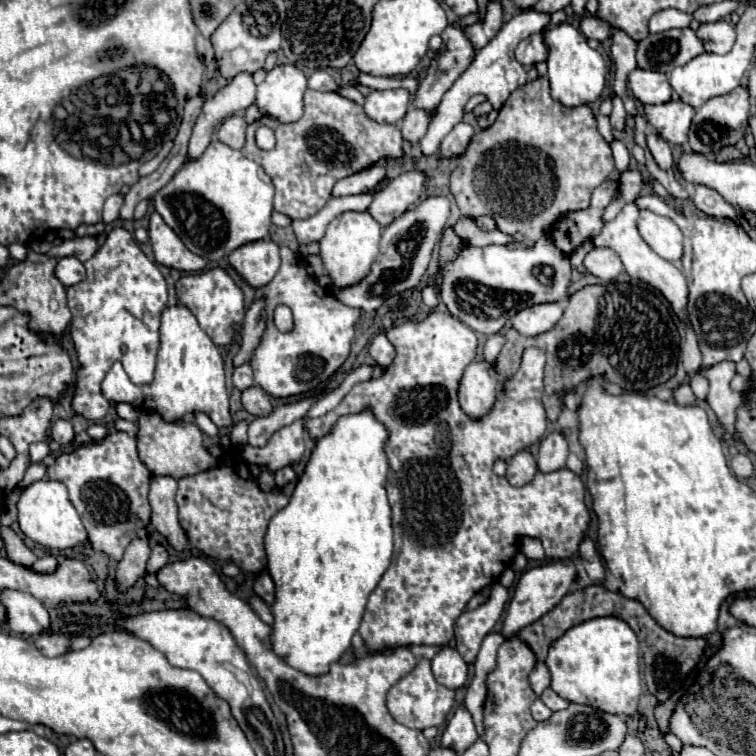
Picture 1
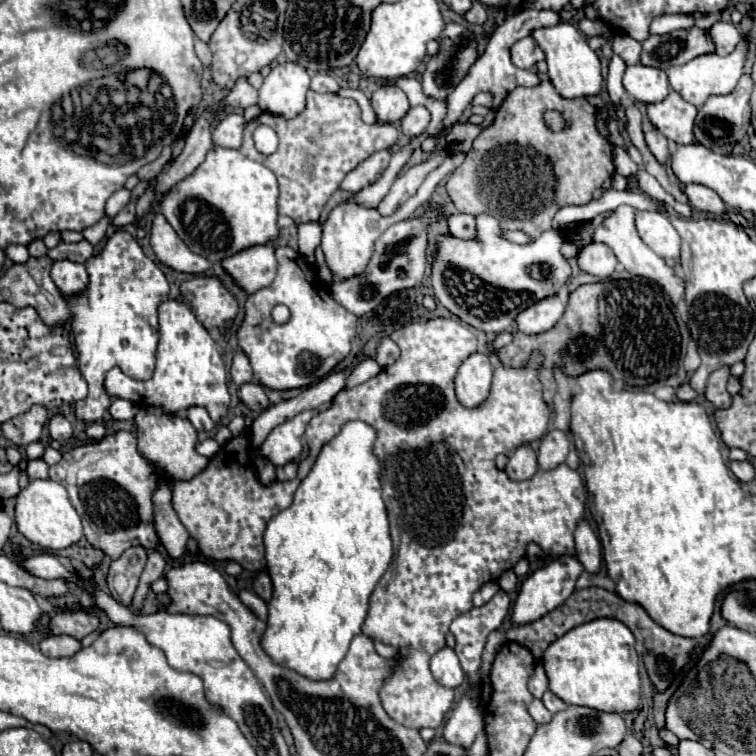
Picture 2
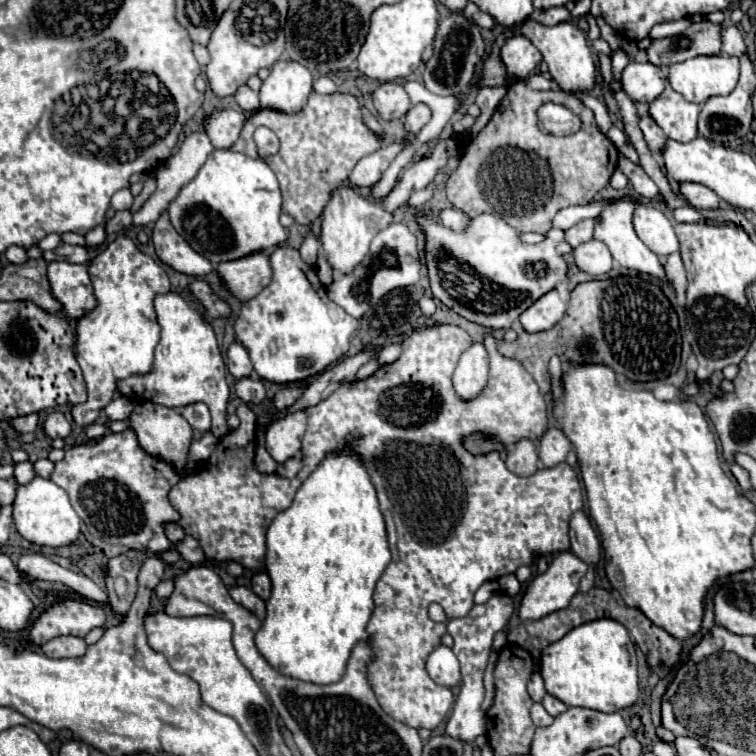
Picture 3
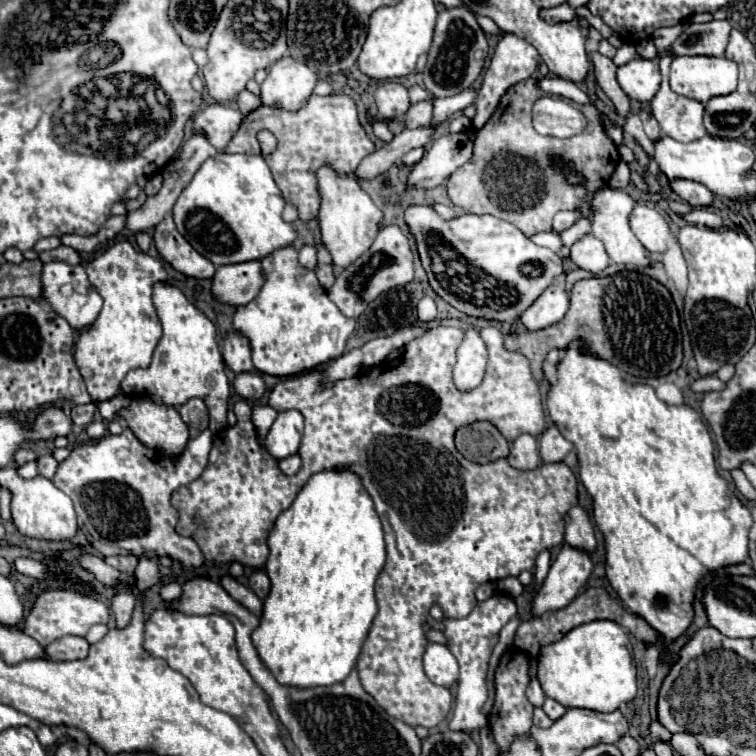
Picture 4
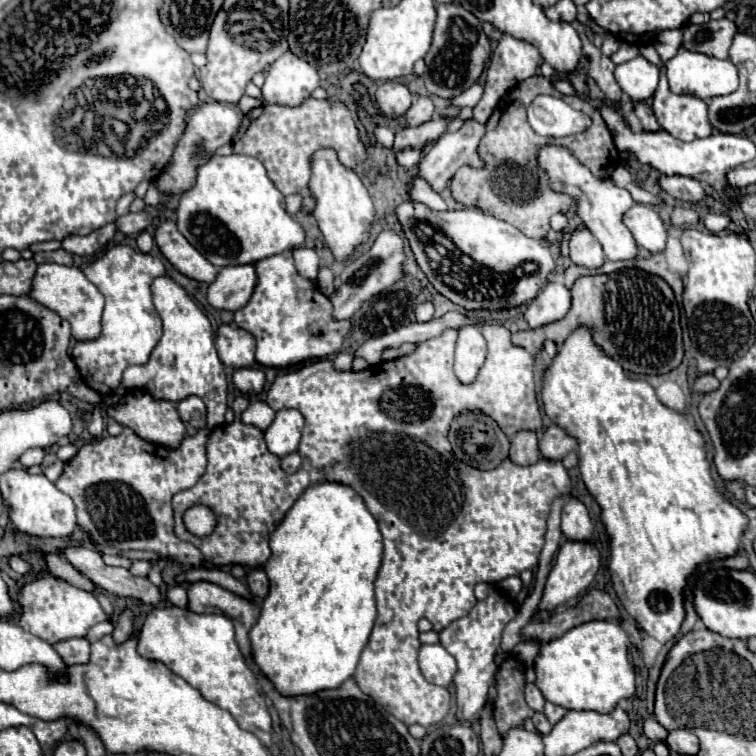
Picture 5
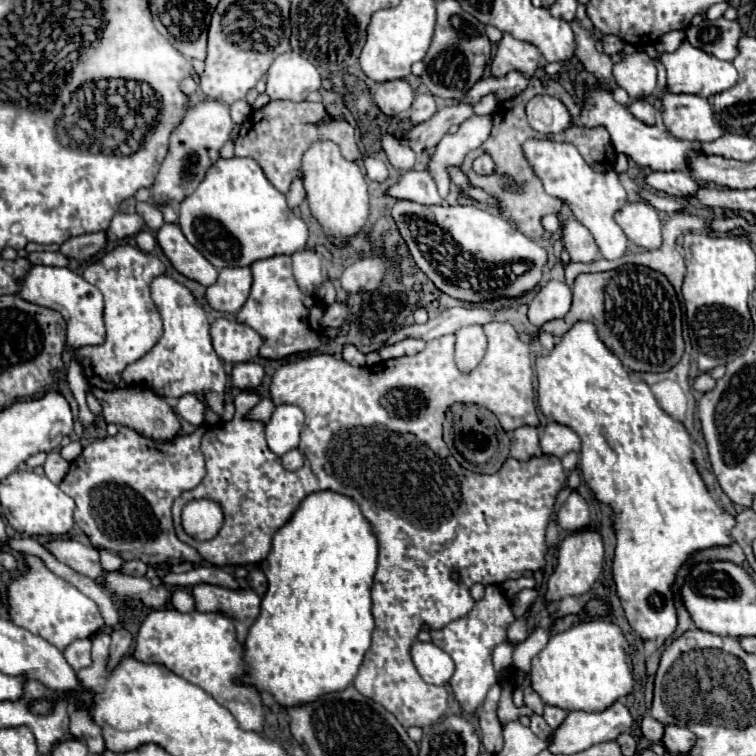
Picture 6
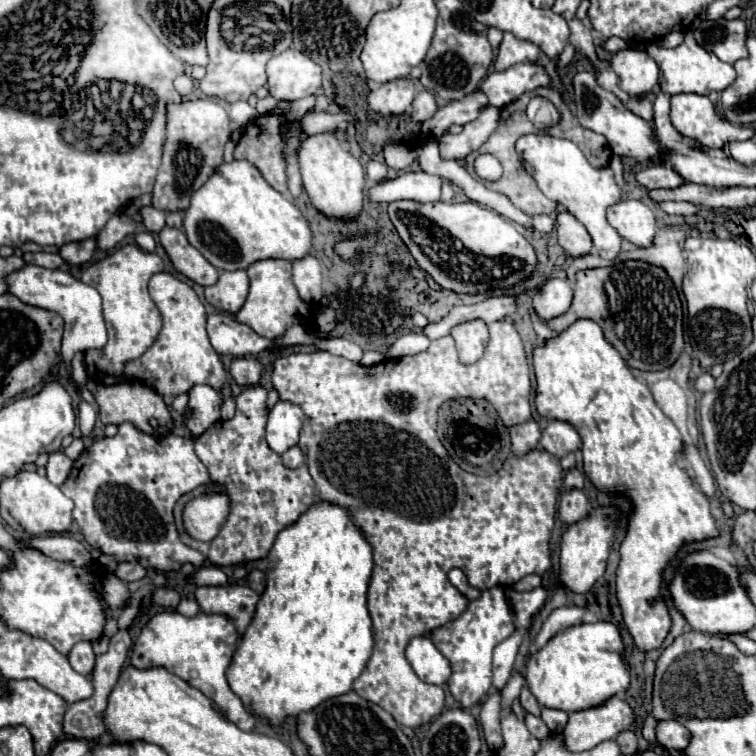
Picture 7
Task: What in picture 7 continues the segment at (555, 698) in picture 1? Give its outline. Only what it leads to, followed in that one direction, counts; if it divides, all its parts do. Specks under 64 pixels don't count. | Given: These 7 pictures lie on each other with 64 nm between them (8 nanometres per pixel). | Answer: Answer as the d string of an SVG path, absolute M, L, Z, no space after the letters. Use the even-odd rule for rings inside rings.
M542 708L542 716L544 724L554 732L554 734L560 734L564 728L566 728L566 722L568 722L568 714L562 712L562 710L550 710L550 708Z

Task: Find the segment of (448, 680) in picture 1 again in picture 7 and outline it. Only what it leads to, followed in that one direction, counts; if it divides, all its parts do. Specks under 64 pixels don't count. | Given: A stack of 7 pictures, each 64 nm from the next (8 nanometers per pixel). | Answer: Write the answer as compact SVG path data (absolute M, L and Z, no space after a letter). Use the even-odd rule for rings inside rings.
M426 636L412 638L406 646L406 660L410 662L416 676L428 684L442 686L450 678L448 660L436 650L436 646Z

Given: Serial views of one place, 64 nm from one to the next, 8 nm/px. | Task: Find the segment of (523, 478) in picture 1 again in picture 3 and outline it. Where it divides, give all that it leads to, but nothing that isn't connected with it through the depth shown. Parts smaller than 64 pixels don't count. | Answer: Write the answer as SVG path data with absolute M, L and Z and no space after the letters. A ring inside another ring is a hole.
M522 438L514 444L506 458L508 470L520 474L520 476L530 476L532 472L538 470L538 450L532 440Z

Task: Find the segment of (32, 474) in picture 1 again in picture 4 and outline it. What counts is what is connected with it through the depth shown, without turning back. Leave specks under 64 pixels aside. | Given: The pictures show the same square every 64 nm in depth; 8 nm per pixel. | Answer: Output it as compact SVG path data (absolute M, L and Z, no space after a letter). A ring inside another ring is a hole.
M48 454L48 456L40 456L40 458L38 458L38 472L40 472L44 478L48 478L48 480L54 478L56 470L58 470L58 462L54 460L52 454Z

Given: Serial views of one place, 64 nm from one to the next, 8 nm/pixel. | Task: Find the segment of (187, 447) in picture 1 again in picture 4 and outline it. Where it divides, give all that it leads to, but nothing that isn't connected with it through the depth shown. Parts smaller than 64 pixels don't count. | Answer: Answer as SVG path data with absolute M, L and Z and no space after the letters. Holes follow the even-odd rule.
M132 398L130 406L120 410L118 416L126 420L142 444L170 456L178 456L188 442L188 426L174 406L156 404L150 398Z

